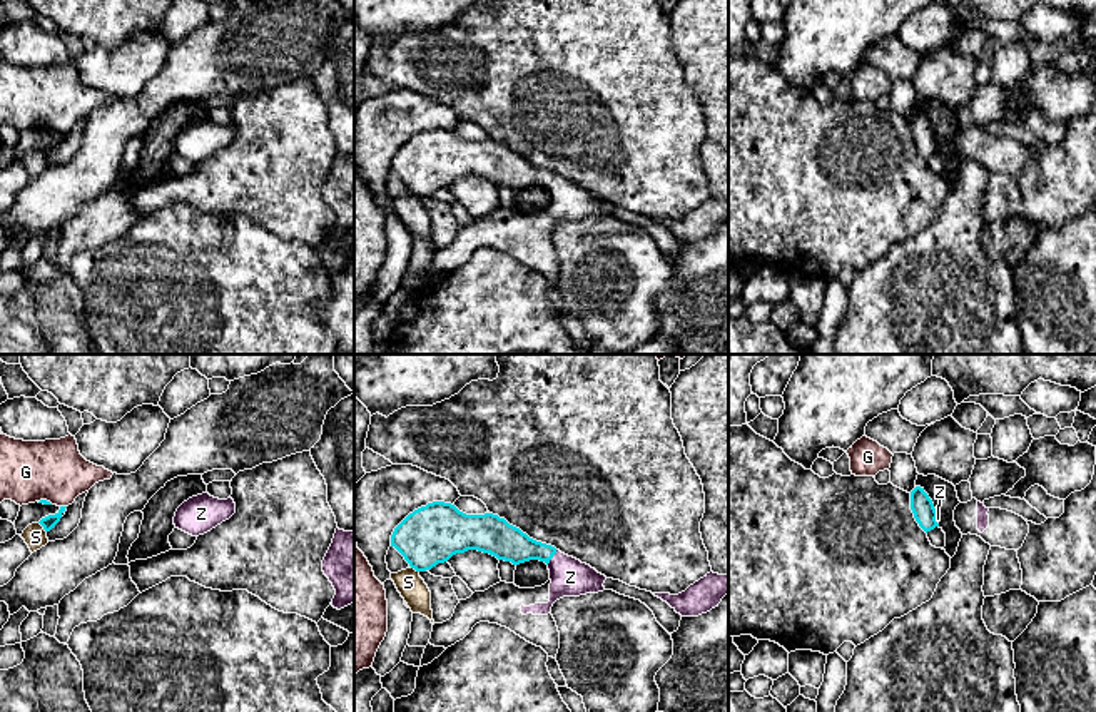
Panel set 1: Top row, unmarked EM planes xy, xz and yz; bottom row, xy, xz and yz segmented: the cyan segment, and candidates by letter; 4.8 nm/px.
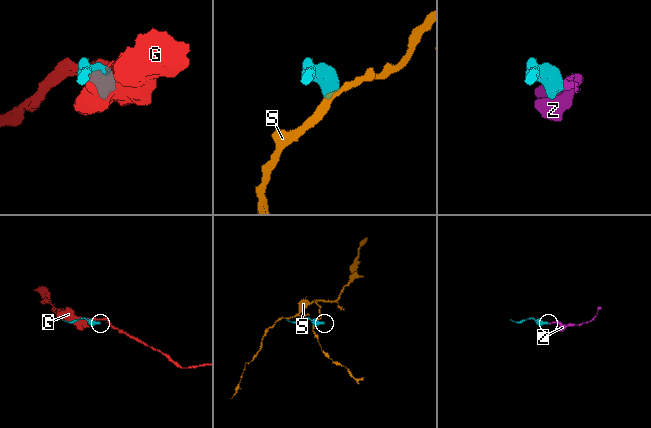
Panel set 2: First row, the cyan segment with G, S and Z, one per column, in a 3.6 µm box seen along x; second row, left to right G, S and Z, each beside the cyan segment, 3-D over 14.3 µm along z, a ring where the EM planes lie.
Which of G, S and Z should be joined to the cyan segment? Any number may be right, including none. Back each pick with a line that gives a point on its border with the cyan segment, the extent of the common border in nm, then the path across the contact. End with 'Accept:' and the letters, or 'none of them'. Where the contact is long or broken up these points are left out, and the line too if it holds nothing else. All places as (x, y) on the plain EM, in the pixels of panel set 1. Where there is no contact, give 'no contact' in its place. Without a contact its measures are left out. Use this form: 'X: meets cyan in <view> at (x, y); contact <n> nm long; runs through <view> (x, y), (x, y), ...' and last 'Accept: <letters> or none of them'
Z: meets cyan in xz at (552, 183); contact 90 nm long; runs through xz (505, 167), (552, 183), (570, 203)
Accept: Z

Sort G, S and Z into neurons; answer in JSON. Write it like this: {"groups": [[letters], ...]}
{"groups": [["G"], ["S"], ["Z"]]}

